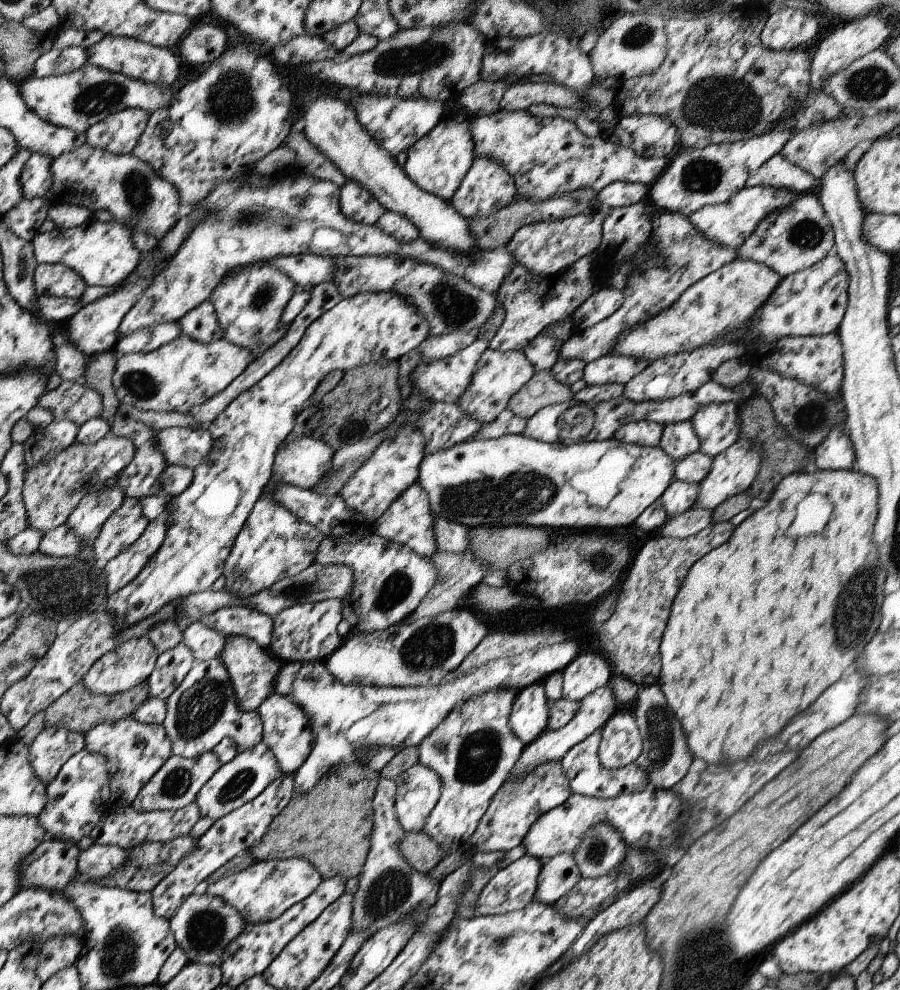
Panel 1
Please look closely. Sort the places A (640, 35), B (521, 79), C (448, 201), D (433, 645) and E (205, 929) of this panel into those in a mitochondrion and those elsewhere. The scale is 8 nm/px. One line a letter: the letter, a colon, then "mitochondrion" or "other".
A: mitochondrion
B: other
C: other
D: mitochondrion
E: mitochondrion

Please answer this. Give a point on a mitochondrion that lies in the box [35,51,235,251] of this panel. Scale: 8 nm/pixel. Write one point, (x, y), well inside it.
(102, 96)

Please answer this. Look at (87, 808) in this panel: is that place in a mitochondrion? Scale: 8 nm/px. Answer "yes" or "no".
no

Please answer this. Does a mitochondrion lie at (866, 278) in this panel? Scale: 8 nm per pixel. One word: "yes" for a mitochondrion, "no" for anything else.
no

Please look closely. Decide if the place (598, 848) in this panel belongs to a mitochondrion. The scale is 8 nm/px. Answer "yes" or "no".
yes

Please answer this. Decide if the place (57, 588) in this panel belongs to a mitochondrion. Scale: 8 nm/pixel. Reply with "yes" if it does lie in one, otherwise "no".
yes

